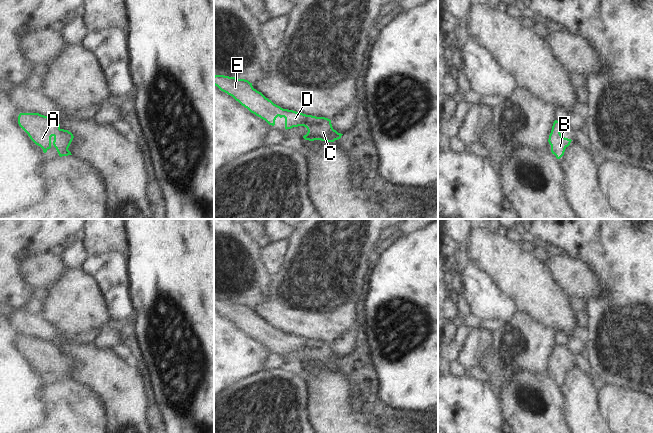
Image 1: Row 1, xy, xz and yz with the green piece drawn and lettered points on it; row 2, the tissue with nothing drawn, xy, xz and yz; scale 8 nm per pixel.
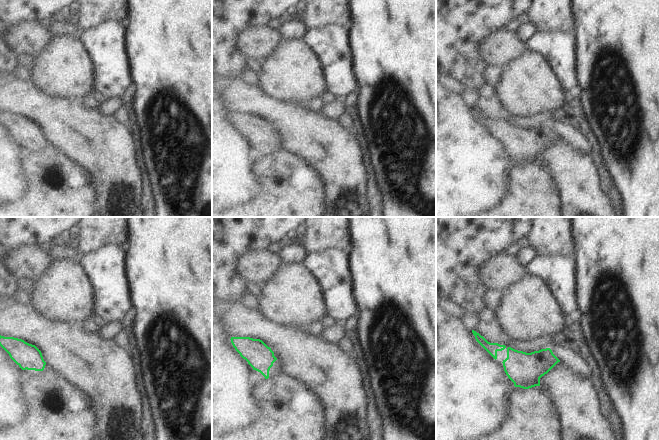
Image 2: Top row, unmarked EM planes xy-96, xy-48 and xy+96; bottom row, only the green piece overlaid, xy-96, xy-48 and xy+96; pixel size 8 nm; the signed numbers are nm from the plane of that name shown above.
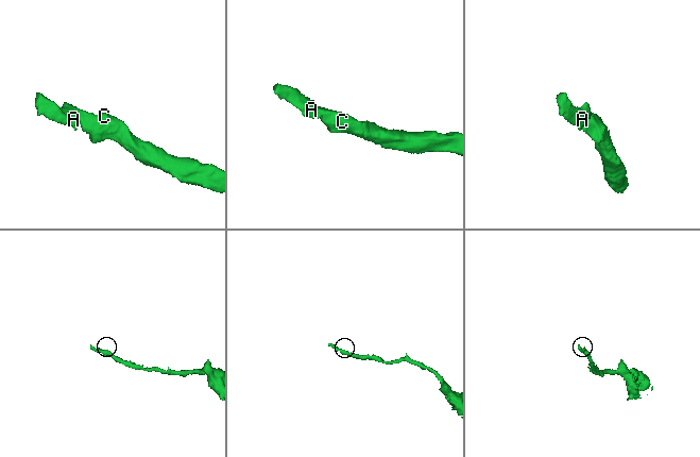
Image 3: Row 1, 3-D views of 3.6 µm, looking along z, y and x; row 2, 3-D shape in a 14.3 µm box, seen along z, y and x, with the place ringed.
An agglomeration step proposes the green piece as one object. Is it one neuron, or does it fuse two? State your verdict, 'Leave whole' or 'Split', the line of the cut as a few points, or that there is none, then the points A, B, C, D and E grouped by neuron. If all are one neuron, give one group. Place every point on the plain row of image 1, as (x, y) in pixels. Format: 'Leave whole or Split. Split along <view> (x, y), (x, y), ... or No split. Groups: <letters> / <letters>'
Leave whole. No split. Groups: A B C D E.

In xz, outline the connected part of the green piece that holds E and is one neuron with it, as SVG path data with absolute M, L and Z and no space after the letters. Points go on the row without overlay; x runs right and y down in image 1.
M224 299L214 300L214 309L221 315L232 320L251 337L274 350L279 340L285 342L285 353L304 350L308 356L303 360L305 364L321 364L334 366L343 358L333 353L331 344L325 341L306 339L293 334L283 333L266 322L261 316L253 312L252 307L245 303L237 303Z

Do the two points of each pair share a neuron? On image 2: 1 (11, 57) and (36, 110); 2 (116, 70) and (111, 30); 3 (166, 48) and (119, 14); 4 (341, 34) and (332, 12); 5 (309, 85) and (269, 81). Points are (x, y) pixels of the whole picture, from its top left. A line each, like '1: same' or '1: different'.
1: different
2: same
3: different
4: different
5: same

